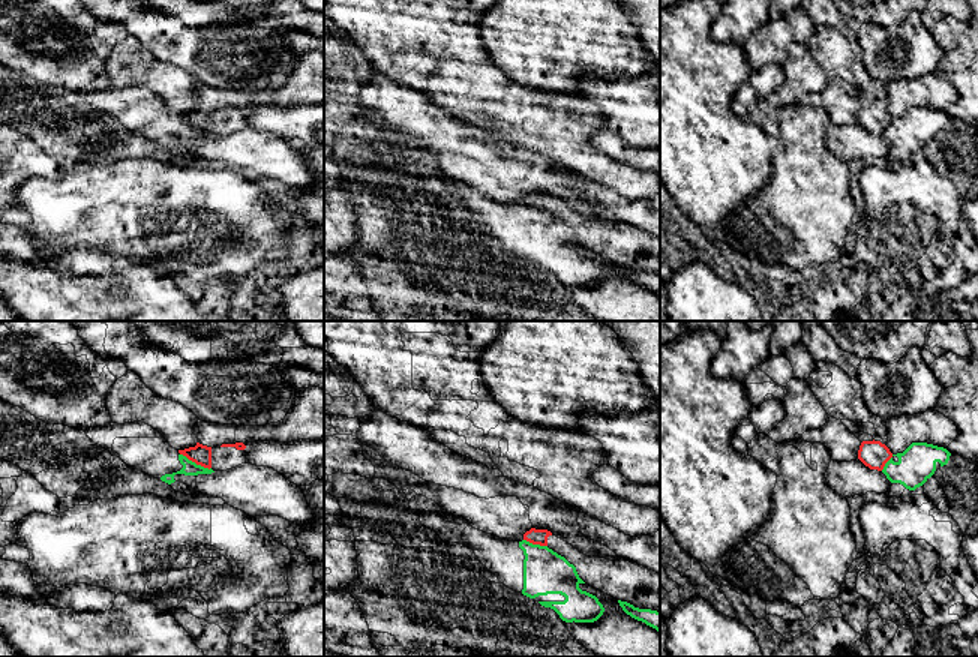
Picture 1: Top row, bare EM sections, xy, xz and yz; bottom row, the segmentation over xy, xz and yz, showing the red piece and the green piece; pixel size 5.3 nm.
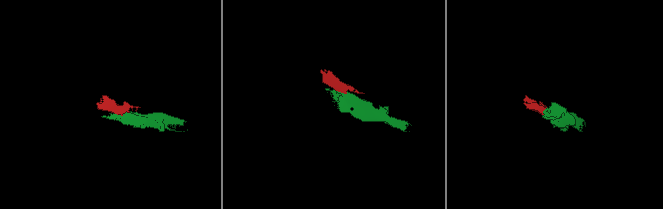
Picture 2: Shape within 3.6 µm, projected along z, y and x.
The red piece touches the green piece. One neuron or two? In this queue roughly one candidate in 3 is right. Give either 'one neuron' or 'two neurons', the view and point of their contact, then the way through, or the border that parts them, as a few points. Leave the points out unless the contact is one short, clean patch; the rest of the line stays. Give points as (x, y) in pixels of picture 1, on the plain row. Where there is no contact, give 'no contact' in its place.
two neurons; meets red in xy at (195, 126); border along xy (180, 117), (210, 132)

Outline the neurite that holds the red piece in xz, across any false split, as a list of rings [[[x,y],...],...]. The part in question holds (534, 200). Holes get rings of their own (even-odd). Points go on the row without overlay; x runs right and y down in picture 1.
[[[531,192],[524,204],[548,210],[576,231],[579,242],[590,250],[639,273],[660,276],[660,238],[628,224],[609,225],[586,220],[548,194]]]

